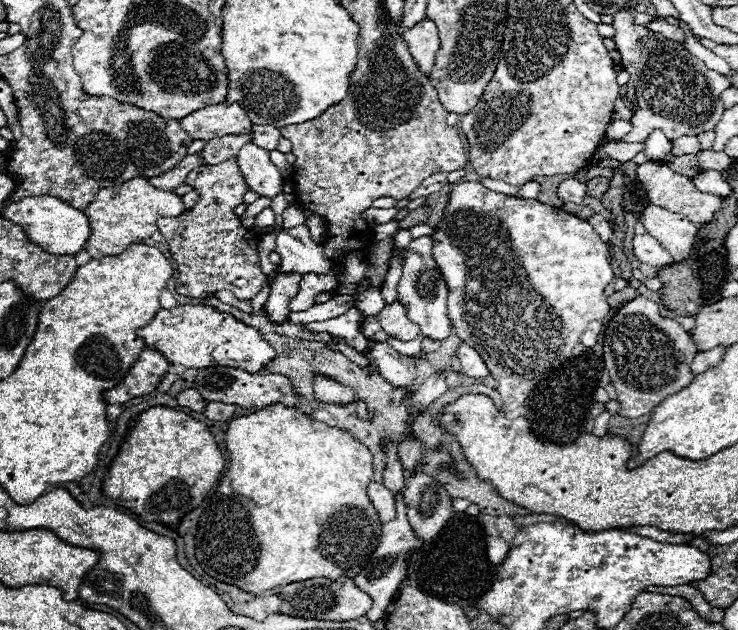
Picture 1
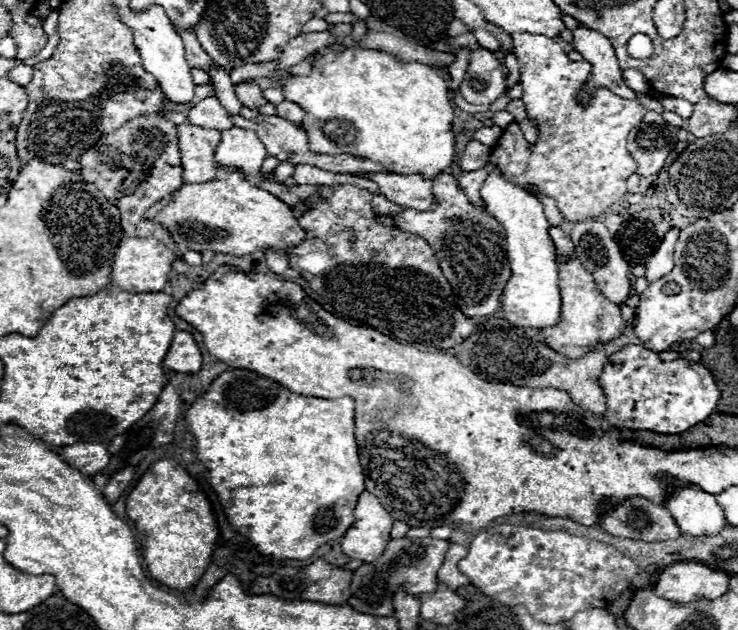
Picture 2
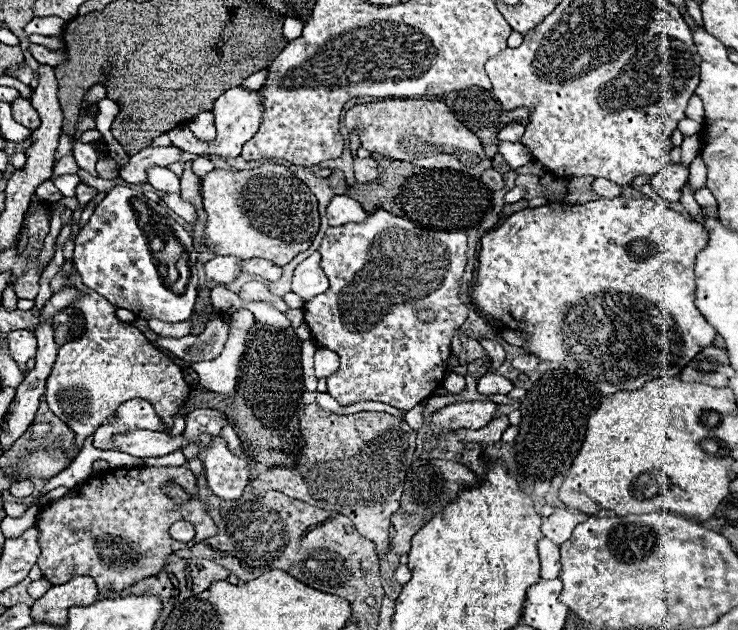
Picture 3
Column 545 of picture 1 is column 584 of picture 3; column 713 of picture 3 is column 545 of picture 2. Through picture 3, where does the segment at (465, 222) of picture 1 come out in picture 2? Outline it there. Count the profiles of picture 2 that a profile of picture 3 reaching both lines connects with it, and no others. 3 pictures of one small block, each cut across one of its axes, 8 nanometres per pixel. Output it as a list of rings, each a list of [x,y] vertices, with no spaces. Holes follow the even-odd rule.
[[[556,254],[556,264],[562,280],[562,320],[554,328],[540,328],[540,336],[546,340],[546,346],[564,354],[566,358],[582,358],[594,348],[616,338],[624,328],[624,318],[620,308],[602,296],[600,288],[594,284],[594,278],[578,260],[578,256],[574,256],[570,262],[560,262],[560,256]]]

